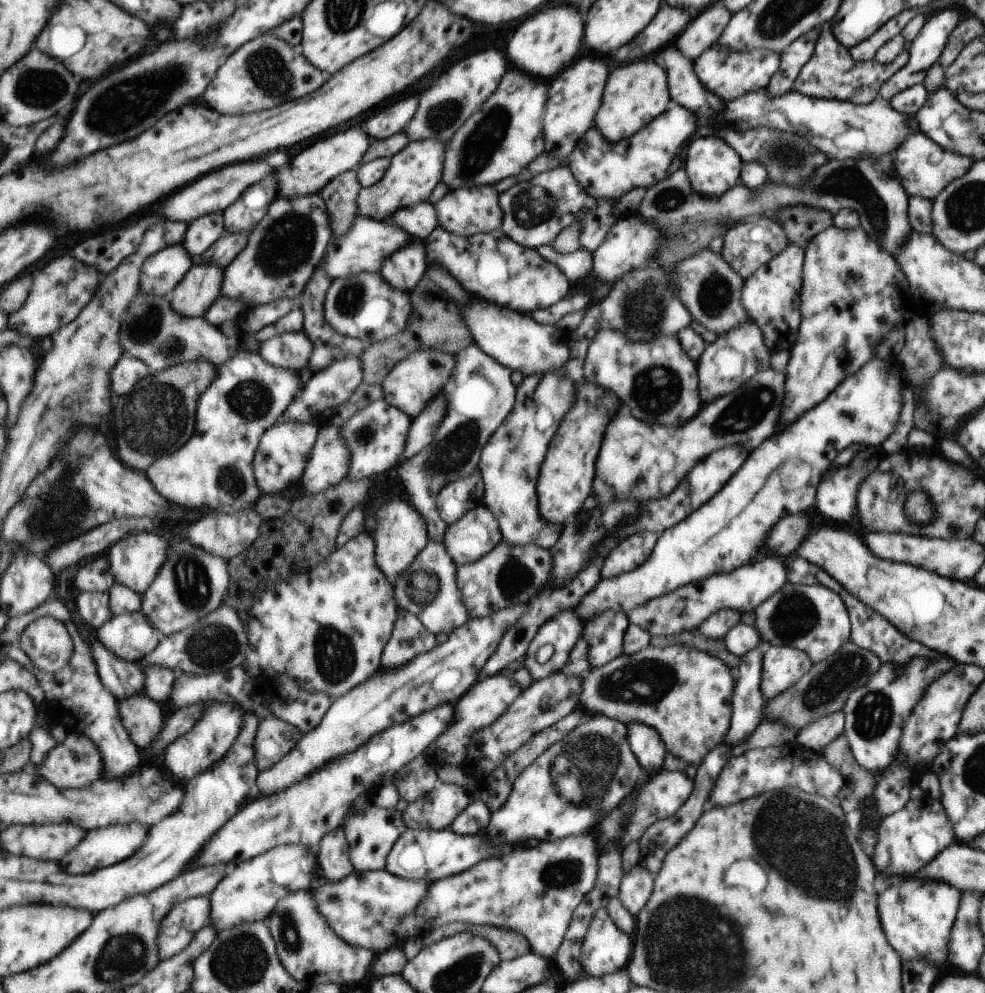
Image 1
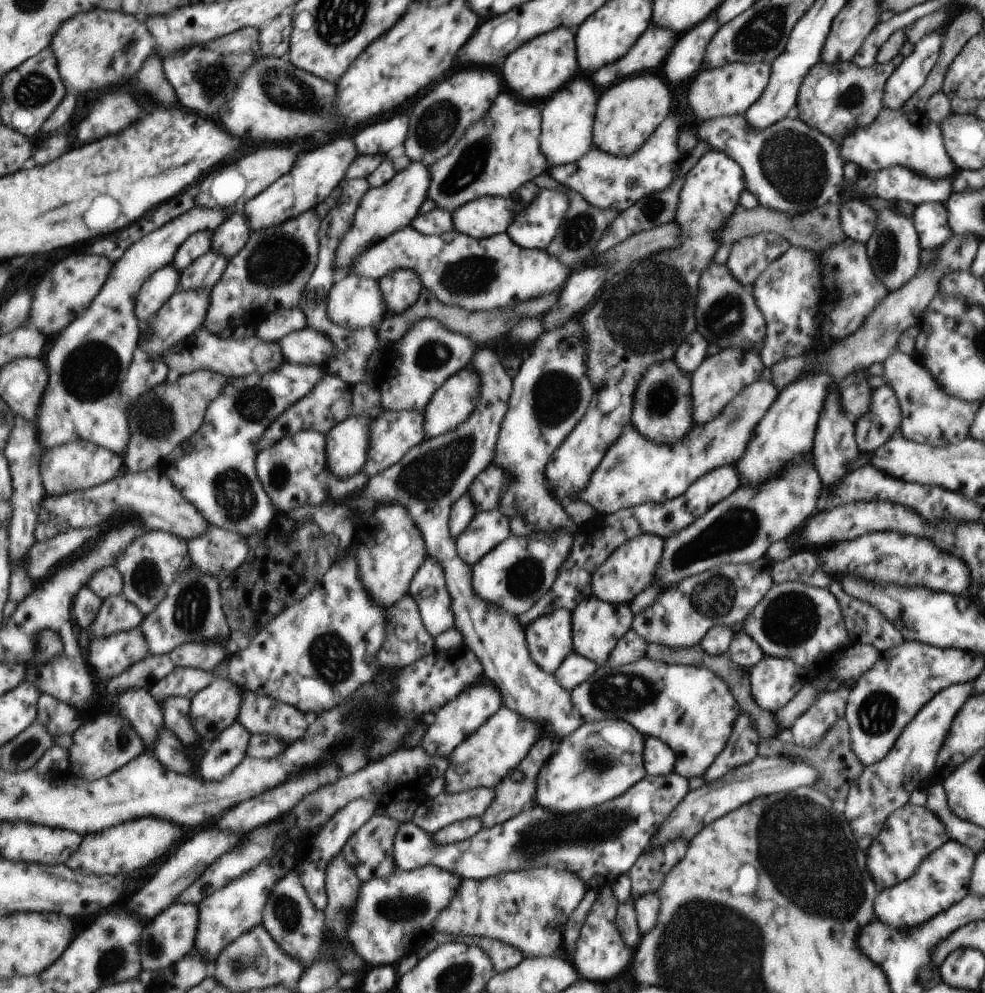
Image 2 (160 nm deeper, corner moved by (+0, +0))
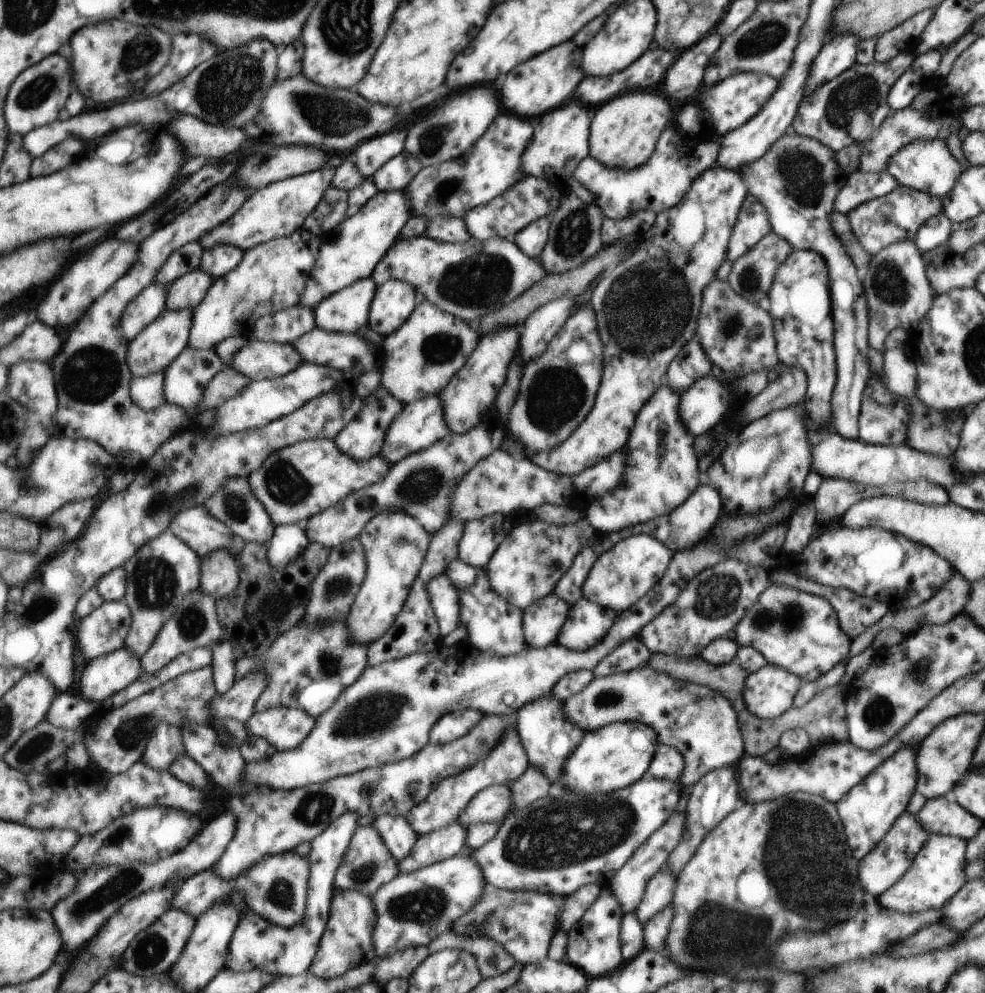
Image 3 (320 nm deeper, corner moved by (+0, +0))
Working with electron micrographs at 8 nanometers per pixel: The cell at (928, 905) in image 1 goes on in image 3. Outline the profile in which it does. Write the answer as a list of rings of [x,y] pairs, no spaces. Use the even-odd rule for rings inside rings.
[[[929,833],[923,848],[911,860],[910,867],[875,900],[893,912],[913,914],[927,908],[939,910],[951,896],[967,884],[964,866],[967,865],[967,841],[953,835]]]

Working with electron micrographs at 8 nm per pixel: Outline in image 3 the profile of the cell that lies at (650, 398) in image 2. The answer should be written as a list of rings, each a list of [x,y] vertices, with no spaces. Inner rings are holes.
[[[663,384],[637,416],[637,430],[624,448],[624,472],[619,486],[597,497],[587,507],[587,520],[595,531],[617,533],[668,515],[686,501],[699,486],[697,458],[693,456],[693,436],[679,424],[679,395]]]

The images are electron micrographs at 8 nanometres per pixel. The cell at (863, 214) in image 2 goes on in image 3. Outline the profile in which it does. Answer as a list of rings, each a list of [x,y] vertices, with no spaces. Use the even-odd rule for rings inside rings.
[[[898,184],[891,193],[857,205],[846,217],[855,238],[870,256],[899,241],[913,241],[916,230],[928,219],[942,213],[938,198]]]

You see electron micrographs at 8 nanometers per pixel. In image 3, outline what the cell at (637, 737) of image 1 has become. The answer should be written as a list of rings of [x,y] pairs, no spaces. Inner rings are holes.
[[[660,745],[652,758],[647,775],[675,783],[682,775],[683,767],[683,757],[676,748],[669,745]]]

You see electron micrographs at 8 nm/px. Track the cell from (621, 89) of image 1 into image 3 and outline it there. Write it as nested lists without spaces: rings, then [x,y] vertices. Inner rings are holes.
[[[627,92],[608,100],[593,112],[589,156],[610,169],[631,170],[647,162],[655,152],[659,132],[671,118],[665,98],[649,92]]]

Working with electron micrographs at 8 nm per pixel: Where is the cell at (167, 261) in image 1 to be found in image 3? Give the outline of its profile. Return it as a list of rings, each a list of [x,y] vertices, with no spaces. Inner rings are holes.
[[[154,282],[128,304],[120,322],[120,334],[127,343],[135,341],[166,312],[168,290],[162,284]]]

